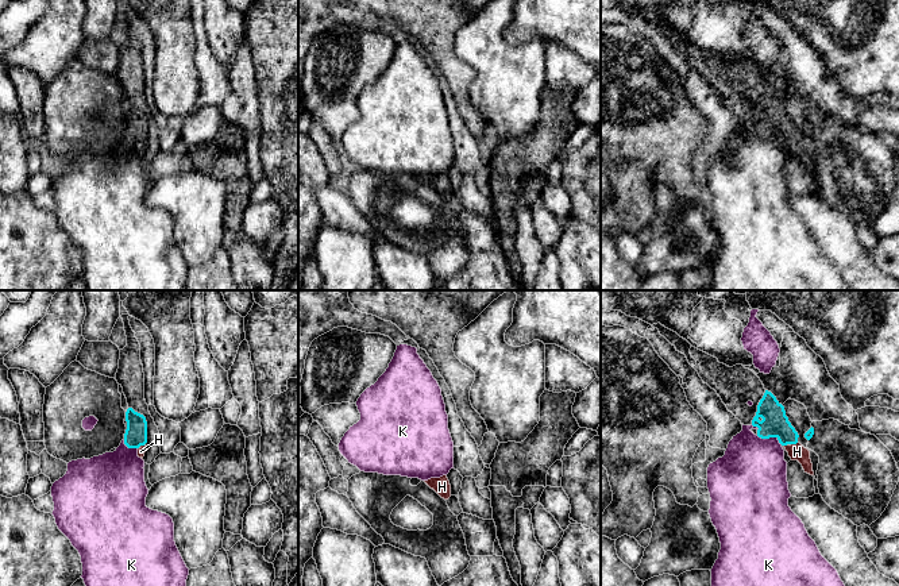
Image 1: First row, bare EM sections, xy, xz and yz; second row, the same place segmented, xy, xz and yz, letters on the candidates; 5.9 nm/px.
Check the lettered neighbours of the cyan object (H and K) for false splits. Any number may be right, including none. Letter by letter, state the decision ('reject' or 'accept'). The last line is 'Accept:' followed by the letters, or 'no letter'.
H: accept
K: reject
Accept: H

